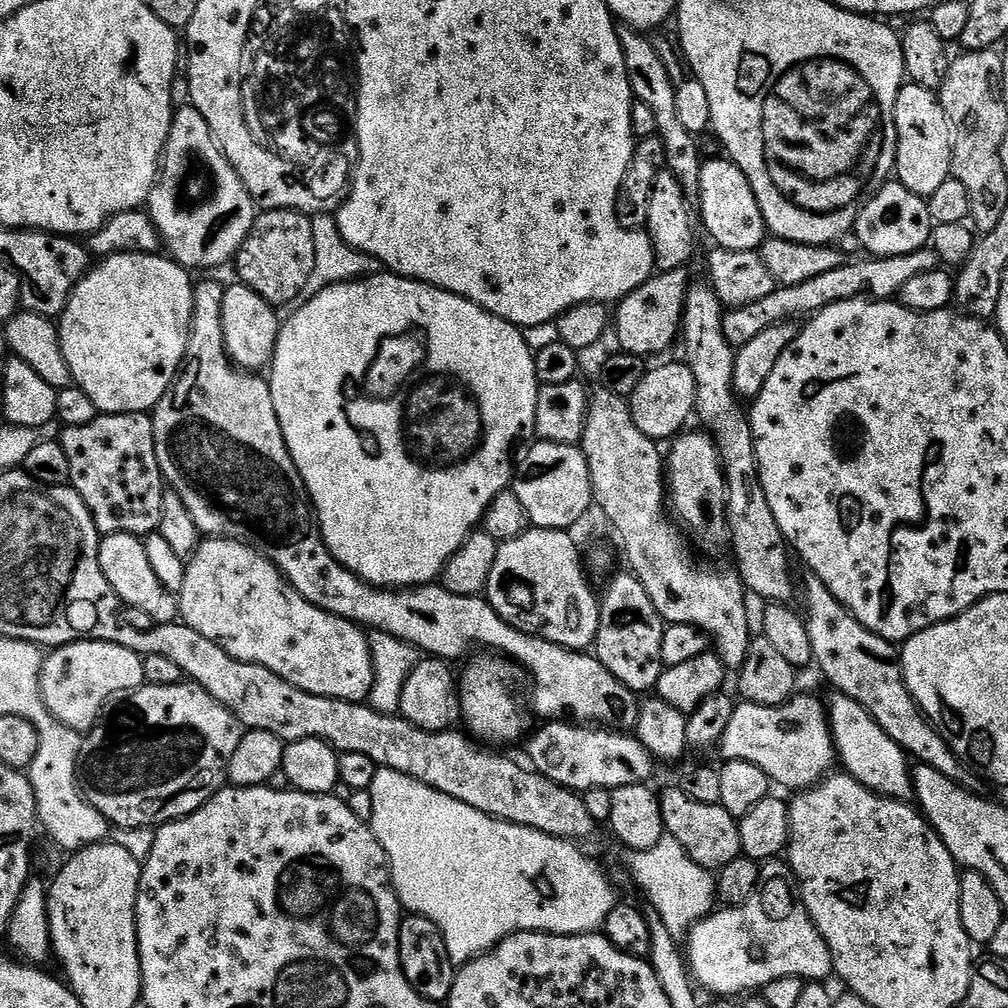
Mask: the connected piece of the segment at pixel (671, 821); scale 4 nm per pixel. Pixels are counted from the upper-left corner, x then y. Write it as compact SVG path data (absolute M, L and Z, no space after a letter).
M679 786L661 791L659 798L665 833L673 836L678 846L682 846L682 850L686 850L686 854L690 854L690 858L698 862L698 866L719 870L730 866L734 858L741 856L739 819L729 814L721 804L705 806L703 802L694 802L694 798L689 798Z

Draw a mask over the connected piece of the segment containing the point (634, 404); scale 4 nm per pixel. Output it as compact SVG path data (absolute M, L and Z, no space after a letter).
M683 362L660 364L657 368L649 367L642 382L638 382L638 390L634 390L630 398L630 407L634 426L638 426L638 430L642 430L646 438L657 442L671 441L689 427L688 419L693 419L696 411L694 374Z

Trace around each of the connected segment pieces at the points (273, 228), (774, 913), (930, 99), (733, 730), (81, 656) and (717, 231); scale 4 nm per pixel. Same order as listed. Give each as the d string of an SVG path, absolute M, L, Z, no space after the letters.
M264 210L259 213L250 234L236 251L234 269L239 283L245 284L267 304L295 305L300 300L302 286L314 270L314 226L312 216L306 212Z
M783 859L769 860L760 869L758 886L744 904L724 906L699 920L686 937L688 967L699 987L716 998L736 998L739 992L763 990L774 978L801 976L806 982L824 982L833 975L832 955L800 899L796 876Z
M908 82L901 88L894 106L896 154L894 176L906 190L928 197L952 174L952 128L942 110L939 95L931 88Z
M803 694L793 696L782 706L737 703L730 722L726 722L726 732L718 741L718 752L724 755L725 761L737 760L758 766L767 774L773 785L781 784L784 788L796 788L792 790L815 788L833 771L832 763L835 765L838 760L836 747L832 741L832 727L828 724L825 701L823 699L820 701L816 696L803 696Z
M76 640L45 655L40 671L42 698L58 722L87 734L101 723L104 703L111 696L134 692L144 684L143 665L141 656L134 650L126 650L126 646L101 640Z
M727 158L705 159L700 165L698 220L703 231L705 228L712 235L713 245L731 252L757 251L769 235L762 210L758 210L758 198L754 198L754 190L750 190L746 174L742 174L740 167Z

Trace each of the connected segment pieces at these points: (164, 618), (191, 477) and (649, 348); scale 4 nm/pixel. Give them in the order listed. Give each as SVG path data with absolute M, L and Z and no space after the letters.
M110 534L100 542L100 565L102 574L106 574L106 582L116 591L116 596L127 606L138 606L138 610L146 610L158 624L171 624L178 616L177 593L166 590L162 582L158 582L154 569L146 558L144 541L139 536L130 534Z
M197 279L192 294L194 296L194 310L192 311L190 334L188 335L188 341L186 342L184 361L180 363L180 371L176 373L171 386L166 390L166 394L162 394L162 398L156 403L155 409L151 413L151 418L152 425L154 426L154 442L156 443L156 453L158 454L158 466L160 467L161 474L164 475L165 485L167 485L171 491L176 492L178 498L182 500L183 505L186 506L189 511L190 517L193 518L196 523L197 530L200 534L203 534L208 538L237 540L243 544L248 544L251 548L258 550L263 554L267 560L272 561L272 565L294 586L294 590L298 590L298 594L302 594L302 598L306 598L306 602L310 602L314 606L318 606L322 610L326 610L338 618L346 618L352 624L359 624L365 629L390 634L402 642L414 645L416 649L421 653L427 654L429 657L439 658L449 662L457 662L456 660L460 659L460 661L463 661L469 653L476 650L471 650L471 648L476 648L481 644L481 646L484 647L481 649L491 650L493 653L499 654L501 657L515 662L519 667L521 664L522 667L529 668L529 670L532 671L532 708L541 716L541 721L560 722L567 718L569 721L585 726L599 726L609 730L635 729L638 722L638 714L640 713L640 705L642 703L641 697L637 695L637 693L629 690L626 686L622 686L622 682L618 682L618 678L614 678L614 674L610 674L610 670L606 670L606 666L602 666L602 662L595 654L589 654L587 651L575 652L569 648L558 646L546 638L531 636L522 630L518 630L514 626L510 626L510 622L506 622L502 619L501 616L488 605L488 601L483 595L463 596L462 594L450 594L450 590L446 590L436 582L419 584L417 588L375 588L373 584L367 584L362 578L358 578L353 572L346 570L346 566L342 566L342 562L338 562L334 558L334 554L330 554L330 550L324 541L324 536L320 532L320 522L316 515L316 510L312 507L312 500L308 497L306 486L298 474L298 466L294 466L294 458L290 458L290 450L286 446L286 438L282 434L282 426L278 422L278 414L274 410L271 383L269 383L265 377L264 380L260 377L263 375L253 374L251 371L236 367L236 365L232 363L232 359L228 357L226 340L222 334L222 298L226 298L225 281Z
M685 269L654 274L638 290L634 290L614 308L614 336L619 351L651 358L677 343L684 322Z

